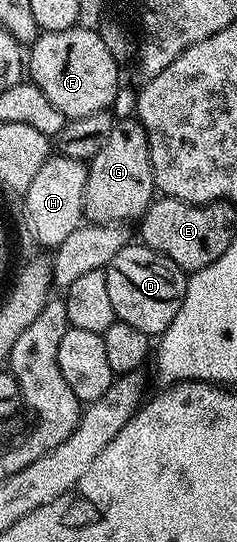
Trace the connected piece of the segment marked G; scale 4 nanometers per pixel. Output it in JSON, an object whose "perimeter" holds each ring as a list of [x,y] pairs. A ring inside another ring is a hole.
{"perimeter":[[[118,118],[103,149],[88,160],[89,176],[85,186],[84,218],[89,223],[124,224],[124,219],[140,220],[155,199],[151,153],[145,126],[136,118]]]}

